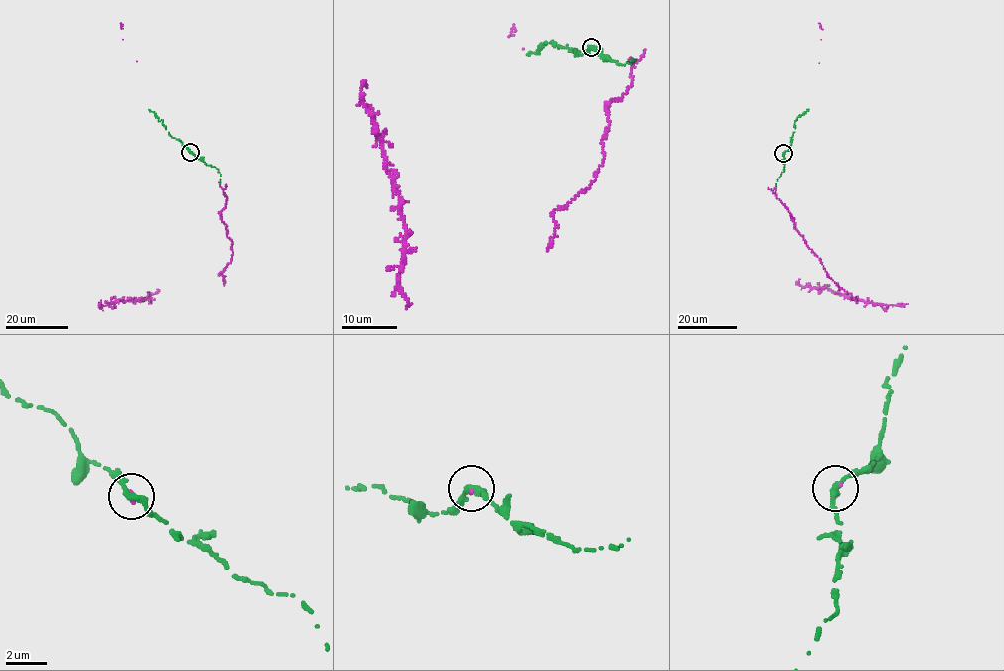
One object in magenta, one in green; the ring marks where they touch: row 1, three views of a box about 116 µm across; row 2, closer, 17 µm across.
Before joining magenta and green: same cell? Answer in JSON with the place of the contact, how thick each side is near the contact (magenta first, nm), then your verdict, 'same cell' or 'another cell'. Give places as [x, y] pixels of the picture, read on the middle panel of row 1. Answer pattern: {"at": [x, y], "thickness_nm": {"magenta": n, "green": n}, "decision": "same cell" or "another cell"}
{"at": [591, 47], "thickness_nm": {"magenta": 170, "green": 320}, "decision": "same cell"}

